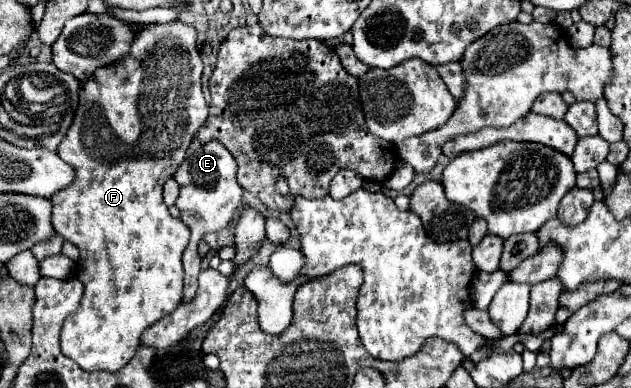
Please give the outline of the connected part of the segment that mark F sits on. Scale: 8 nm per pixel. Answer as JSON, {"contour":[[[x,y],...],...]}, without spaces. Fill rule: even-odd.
{"contour":[[[168,22],[168,24],[150,24],[150,26],[144,26],[132,40],[132,46],[130,46],[130,52],[108,64],[106,68],[98,68],[90,80],[82,82],[80,86],[80,102],[78,102],[78,108],[76,108],[76,114],[74,114],[74,120],[72,120],[72,126],[68,128],[64,140],[60,142],[56,154],[68,162],[76,176],[72,180],[72,184],[56,194],[52,194],[50,202],[52,202],[52,226],[54,230],[64,236],[64,240],[72,242],[74,246],[78,246],[80,250],[80,260],[76,262],[76,278],[84,284],[84,296],[80,300],[80,306],[76,312],[72,312],[66,320],[64,320],[64,326],[62,326],[62,332],[60,332],[60,348],[62,348],[62,354],[68,356],[70,360],[74,360],[82,370],[86,372],[92,372],[92,370],[106,370],[106,372],[118,372],[120,368],[124,368],[136,354],[138,346],[140,346],[140,334],[150,328],[152,324],[160,322],[164,316],[168,316],[172,310],[176,310],[176,306],[180,304],[182,300],[182,288],[184,288],[184,268],[182,268],[182,252],[188,244],[188,238],[190,238],[190,232],[188,232],[188,226],[182,224],[178,218],[174,218],[170,212],[168,212],[168,206],[164,204],[164,198],[162,198],[162,186],[164,182],[174,176],[178,164],[182,164],[184,160],[184,154],[186,154],[186,148],[190,144],[190,140],[196,136],[198,128],[204,124],[206,116],[208,116],[208,104],[204,100],[204,94],[202,94],[202,82],[200,82],[200,76],[202,76],[202,70],[204,70],[204,64],[202,64],[202,56],[200,56],[200,48],[196,44],[196,38],[198,38],[198,32],[194,26],[190,24],[184,24],[184,22]]]}

